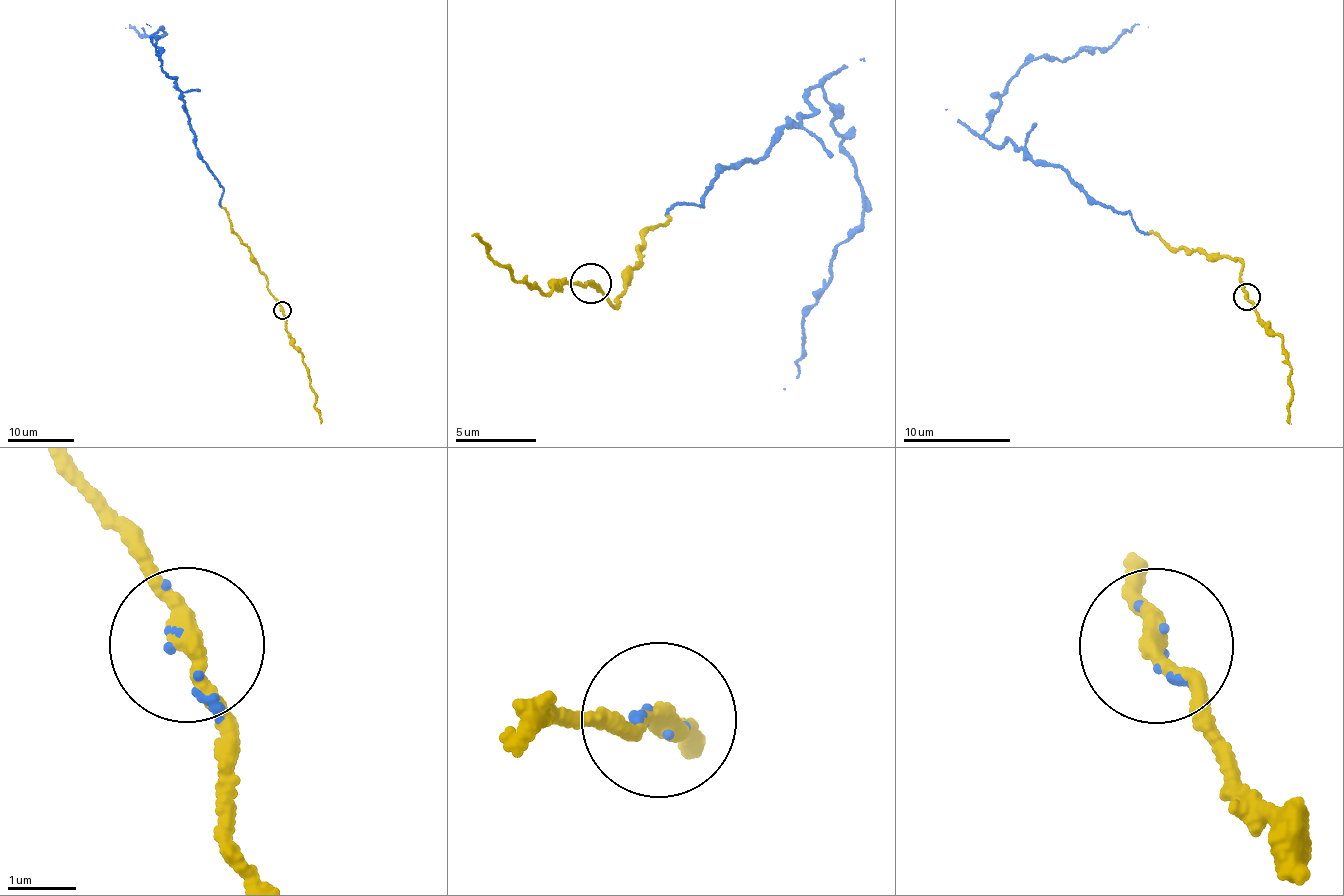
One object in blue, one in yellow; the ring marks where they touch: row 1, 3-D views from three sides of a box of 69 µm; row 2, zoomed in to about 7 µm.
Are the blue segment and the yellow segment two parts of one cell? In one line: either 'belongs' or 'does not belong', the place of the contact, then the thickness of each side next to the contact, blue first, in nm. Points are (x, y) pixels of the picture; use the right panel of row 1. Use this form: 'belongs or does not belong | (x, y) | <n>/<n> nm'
belongs | (1247, 297) | 60/240 nm

